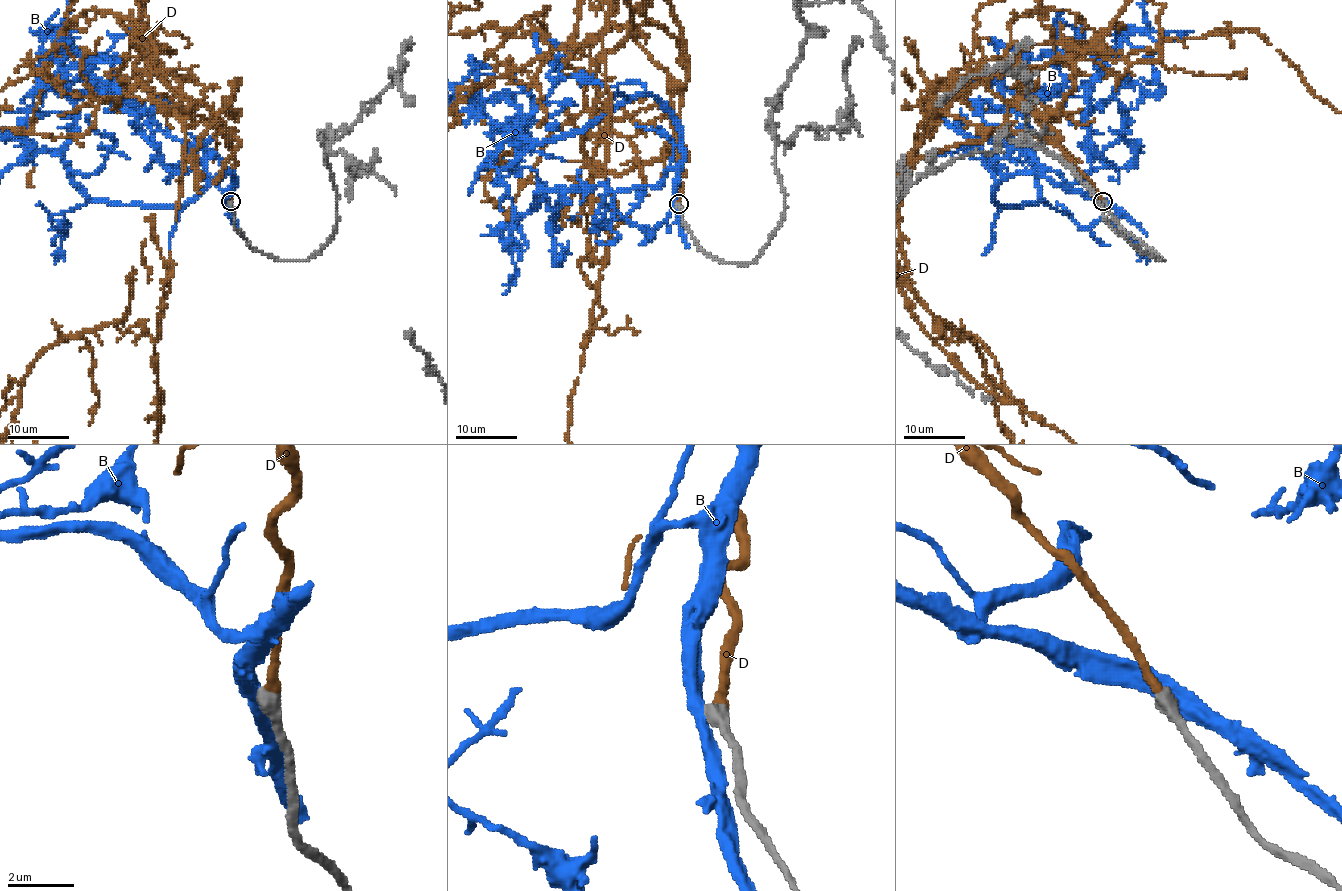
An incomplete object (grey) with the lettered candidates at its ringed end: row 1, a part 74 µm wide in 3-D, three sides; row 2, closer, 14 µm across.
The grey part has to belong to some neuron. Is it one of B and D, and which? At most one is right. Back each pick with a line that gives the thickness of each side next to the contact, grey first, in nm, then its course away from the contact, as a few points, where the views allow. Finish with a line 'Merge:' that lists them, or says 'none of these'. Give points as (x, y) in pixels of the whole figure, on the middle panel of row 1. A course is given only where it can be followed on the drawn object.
D: calibres 550 and 280 nm
Merge: D

